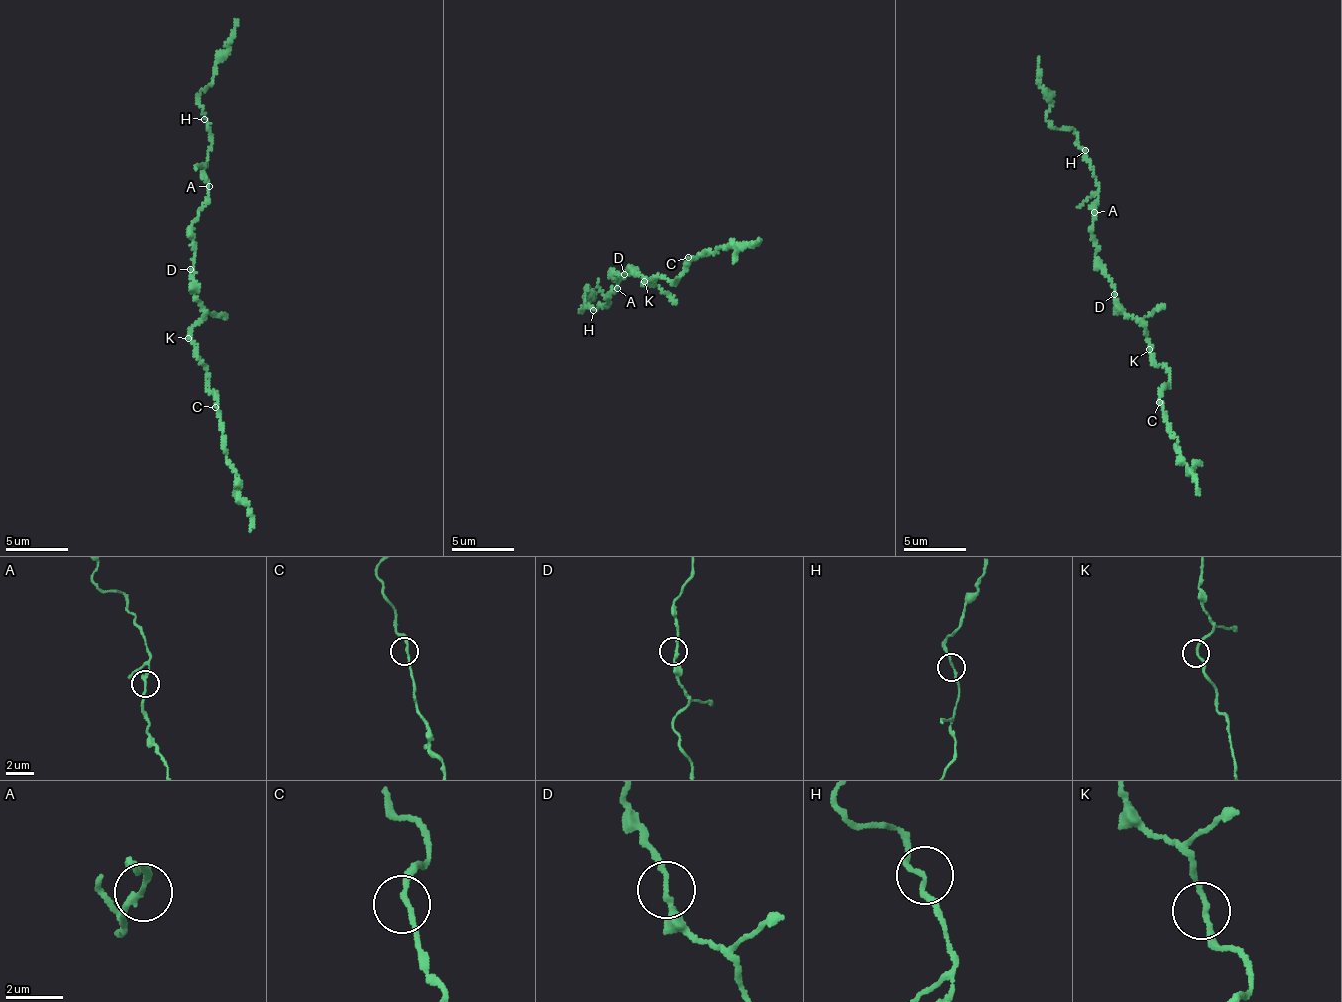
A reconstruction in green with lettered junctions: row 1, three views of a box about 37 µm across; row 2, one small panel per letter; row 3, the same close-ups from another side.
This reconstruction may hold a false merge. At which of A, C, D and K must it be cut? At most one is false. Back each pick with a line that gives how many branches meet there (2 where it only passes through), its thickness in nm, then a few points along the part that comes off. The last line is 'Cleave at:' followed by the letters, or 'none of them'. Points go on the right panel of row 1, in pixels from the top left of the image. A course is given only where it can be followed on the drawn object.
Cleave at: none of them

